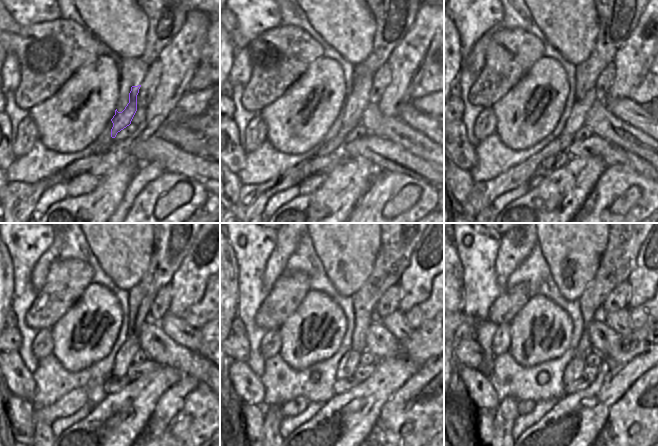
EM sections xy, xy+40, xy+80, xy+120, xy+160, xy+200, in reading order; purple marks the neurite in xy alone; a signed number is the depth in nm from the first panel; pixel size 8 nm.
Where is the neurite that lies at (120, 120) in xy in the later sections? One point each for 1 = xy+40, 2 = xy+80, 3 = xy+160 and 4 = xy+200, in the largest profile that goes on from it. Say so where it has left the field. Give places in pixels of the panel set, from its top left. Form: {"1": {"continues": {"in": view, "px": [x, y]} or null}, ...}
{"1": {"continues": {"in": "xy+40", "px": [357, 102]}}, "2": {"continues": {"in": "xy+80", "px": [576, 120]}}, "3": {"continues": {"in": "xy+160", "px": [348, 364]}}, "4": {"continues": {"in": "xy+200", "px": [574, 370]}}}

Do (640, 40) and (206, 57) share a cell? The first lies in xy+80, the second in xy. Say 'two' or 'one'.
two

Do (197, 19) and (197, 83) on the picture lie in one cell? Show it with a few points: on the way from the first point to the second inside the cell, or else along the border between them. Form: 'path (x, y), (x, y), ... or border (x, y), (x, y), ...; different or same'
border (205, 41), (199, 53), (195, 72), (188, 85); different

